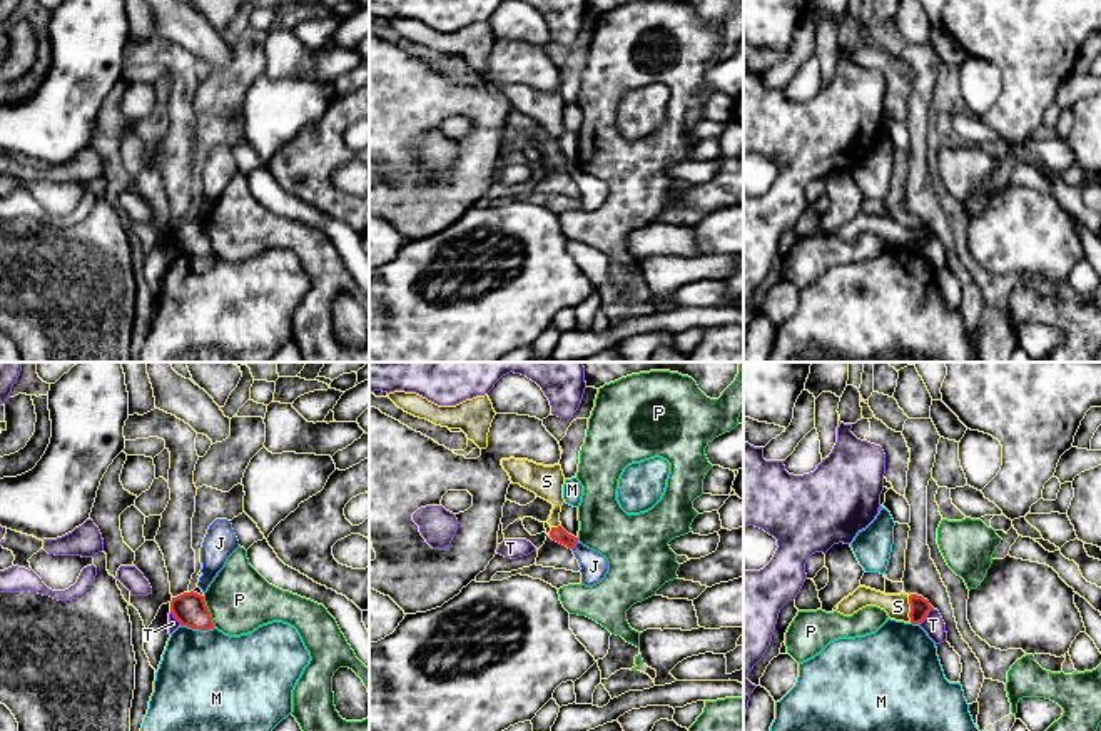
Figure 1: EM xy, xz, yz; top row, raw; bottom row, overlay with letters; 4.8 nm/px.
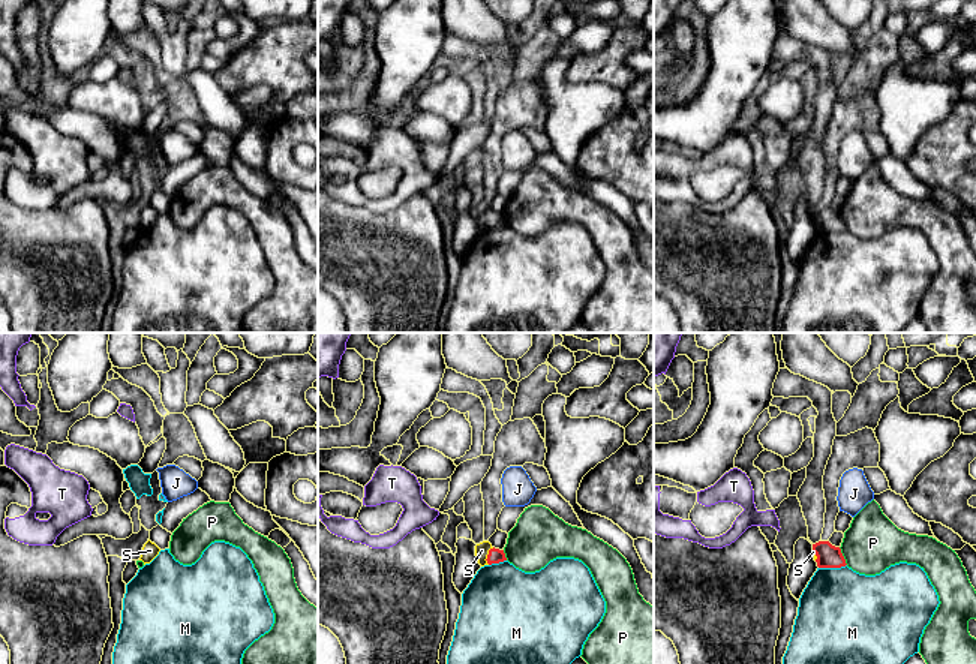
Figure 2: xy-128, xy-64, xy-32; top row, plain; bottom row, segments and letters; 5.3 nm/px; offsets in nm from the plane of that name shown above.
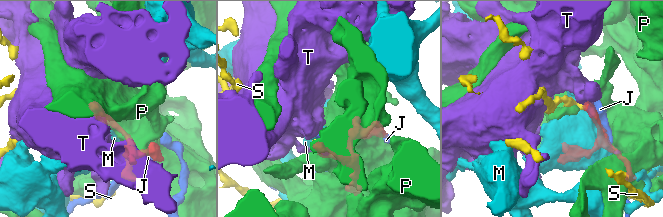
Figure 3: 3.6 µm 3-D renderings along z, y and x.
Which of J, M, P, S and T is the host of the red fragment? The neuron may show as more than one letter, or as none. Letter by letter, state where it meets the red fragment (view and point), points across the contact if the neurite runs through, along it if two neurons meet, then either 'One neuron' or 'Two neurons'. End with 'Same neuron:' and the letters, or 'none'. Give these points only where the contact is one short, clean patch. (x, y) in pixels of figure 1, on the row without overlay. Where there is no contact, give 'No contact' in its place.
J: Touches red at xz (575, 169). Two neurons
M: Touches red at xy (197, 254). Two neurons
P: Touches red at xy (208, 237). Two neurons
S: Touches red at yz (911, 236). Path across: yz (919, 232), (911, 236), (898, 232). One neuron
T: Touches red at yz (926, 241). Boundary: yz (933, 234), (918, 249). Two neurons
Same neuron: S

